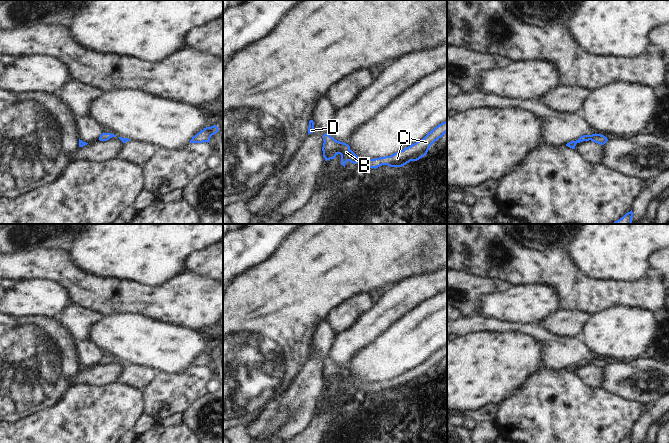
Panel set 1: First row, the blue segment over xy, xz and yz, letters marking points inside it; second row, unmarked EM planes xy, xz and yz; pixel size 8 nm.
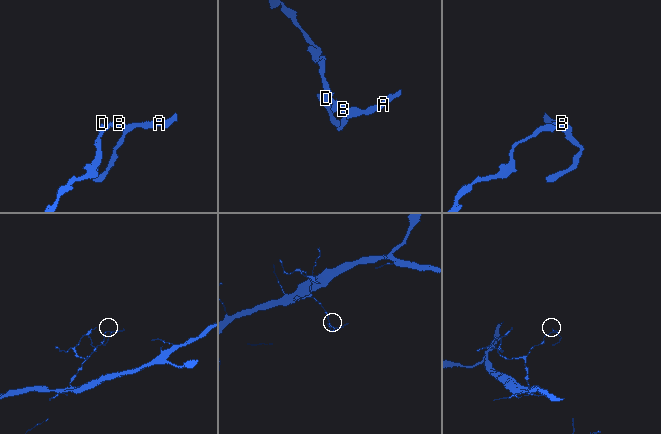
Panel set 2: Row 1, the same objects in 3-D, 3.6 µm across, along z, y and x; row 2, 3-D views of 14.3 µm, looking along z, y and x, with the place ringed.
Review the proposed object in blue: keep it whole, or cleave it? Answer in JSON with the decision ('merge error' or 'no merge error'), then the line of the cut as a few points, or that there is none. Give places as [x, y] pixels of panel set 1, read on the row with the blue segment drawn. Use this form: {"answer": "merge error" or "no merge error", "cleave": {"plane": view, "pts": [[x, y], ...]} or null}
{"answer": "no merge error", "cleave": null}

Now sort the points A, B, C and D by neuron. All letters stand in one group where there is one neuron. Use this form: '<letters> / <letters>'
A B C D

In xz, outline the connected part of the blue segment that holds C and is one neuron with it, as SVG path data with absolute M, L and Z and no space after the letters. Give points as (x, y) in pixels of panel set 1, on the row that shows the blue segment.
M447 121L436 126L432 131L416 143L398 151L390 156L366 159L362 162L364 168L378 168L382 165L390 167L402 167L410 161L417 161L424 157L430 146L447 132Z

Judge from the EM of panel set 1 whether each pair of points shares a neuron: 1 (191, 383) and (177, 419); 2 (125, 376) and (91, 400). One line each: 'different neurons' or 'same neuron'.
1: different neurons
2: different neurons

